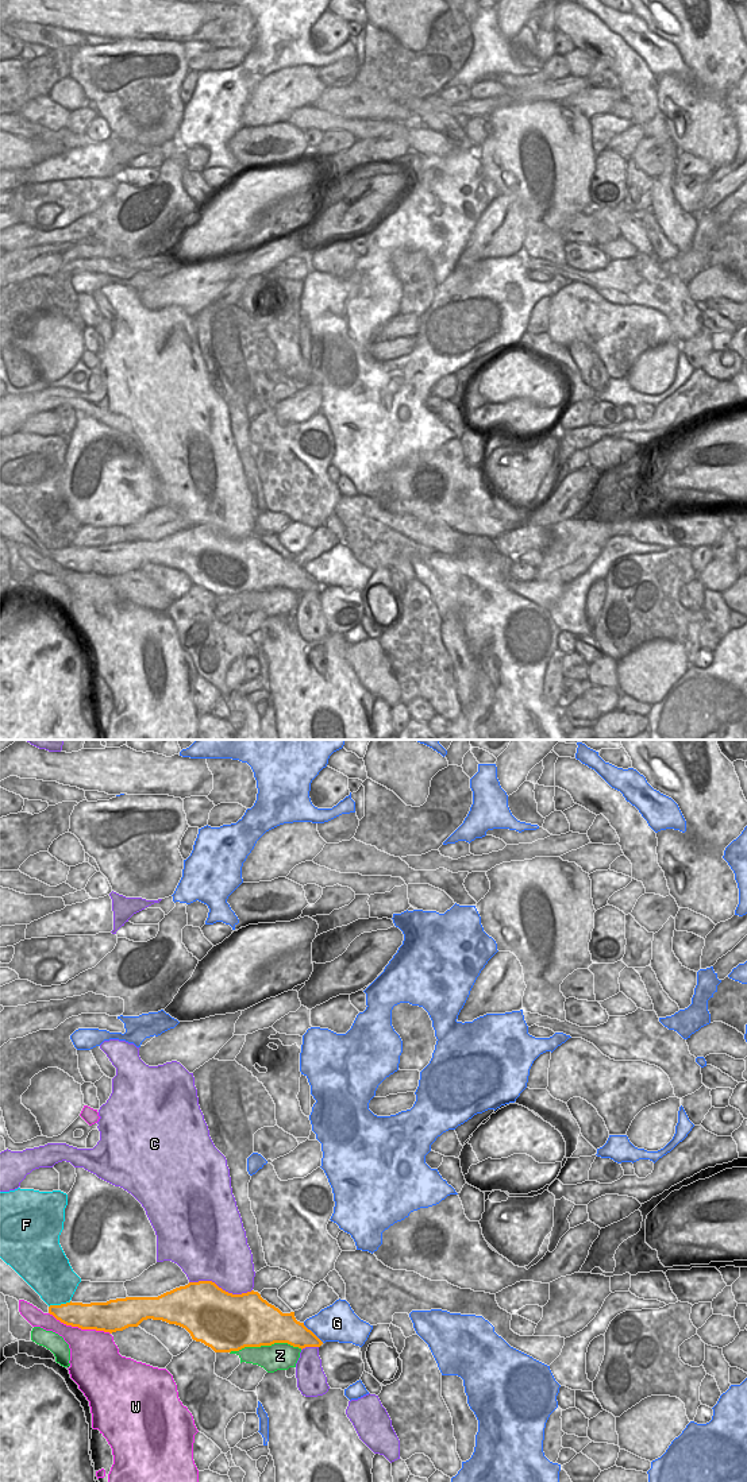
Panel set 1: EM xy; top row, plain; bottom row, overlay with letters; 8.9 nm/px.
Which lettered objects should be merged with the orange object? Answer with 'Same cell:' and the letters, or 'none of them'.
Same cell: none of them

